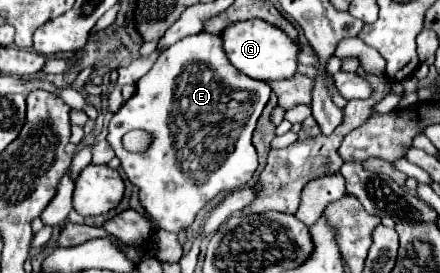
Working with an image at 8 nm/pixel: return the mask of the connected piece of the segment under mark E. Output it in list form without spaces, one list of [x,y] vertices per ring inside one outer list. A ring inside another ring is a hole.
[[[200,32],[186,36],[158,56],[148,74],[136,82],[134,96],[112,116],[108,124],[110,134],[106,138],[116,152],[116,158],[120,160],[128,180],[138,188],[140,204],[156,230],[166,230],[172,234],[188,230],[196,214],[216,194],[232,192],[248,184],[258,168],[256,150],[250,138],[268,98],[270,88],[264,82],[248,78],[246,74],[234,70],[230,62],[226,62],[220,36],[216,34]],[[136,128],[146,130],[152,136],[150,146],[140,154],[128,152],[122,146],[122,136]]]

